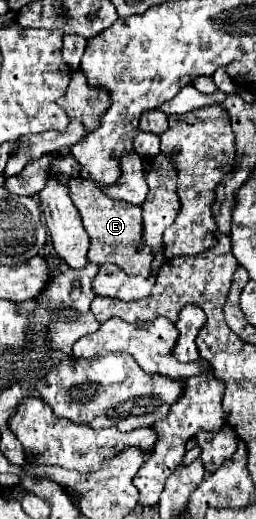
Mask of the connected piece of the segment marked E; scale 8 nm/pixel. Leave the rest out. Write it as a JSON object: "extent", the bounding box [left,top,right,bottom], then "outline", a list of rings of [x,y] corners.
{"extent":[69,176,151,276],"outline":[[[71,176],[69,180],[69,196],[75,204],[75,208],[81,214],[83,226],[91,238],[91,246],[89,246],[89,254],[87,258],[97,264],[115,264],[119,268],[123,268],[125,272],[135,270],[135,260],[139,260],[139,276],[147,276],[151,272],[151,250],[143,248],[143,250],[135,250],[135,242],[141,240],[143,236],[143,222],[141,222],[141,206],[123,202],[123,200],[115,200],[109,198],[95,182],[91,180],[81,180],[77,176]]]}

